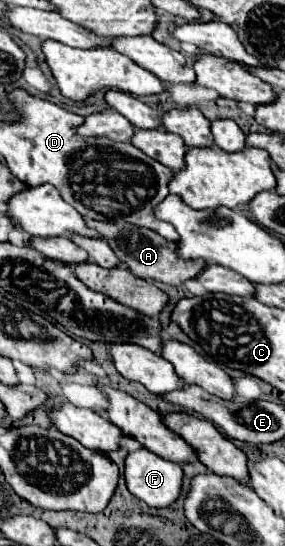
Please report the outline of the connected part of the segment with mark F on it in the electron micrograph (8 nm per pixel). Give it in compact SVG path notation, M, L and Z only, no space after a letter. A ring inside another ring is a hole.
M145 447L125 457L123 475L127 489L151 507L167 507L181 493L181 467L173 461L161 459Z

